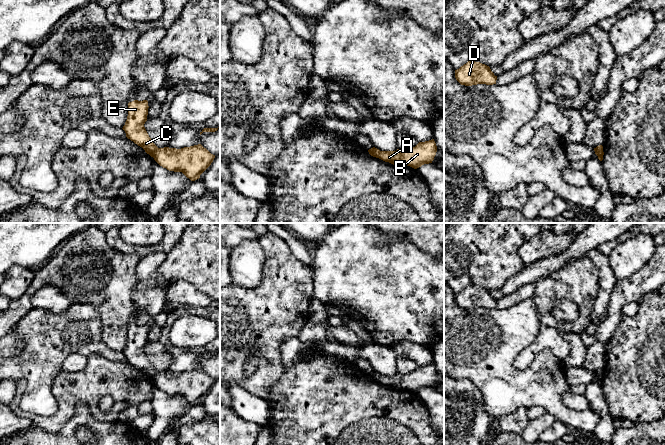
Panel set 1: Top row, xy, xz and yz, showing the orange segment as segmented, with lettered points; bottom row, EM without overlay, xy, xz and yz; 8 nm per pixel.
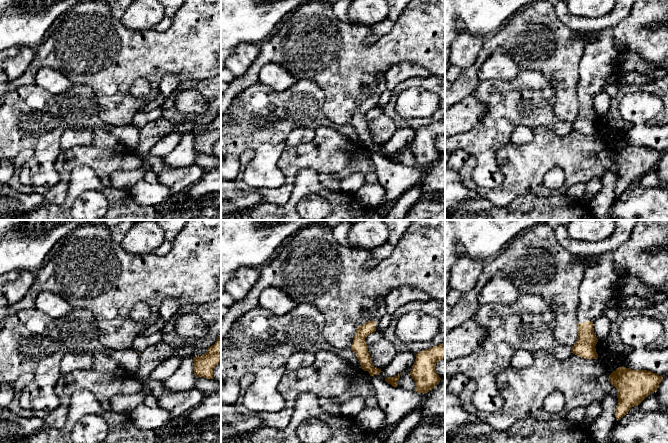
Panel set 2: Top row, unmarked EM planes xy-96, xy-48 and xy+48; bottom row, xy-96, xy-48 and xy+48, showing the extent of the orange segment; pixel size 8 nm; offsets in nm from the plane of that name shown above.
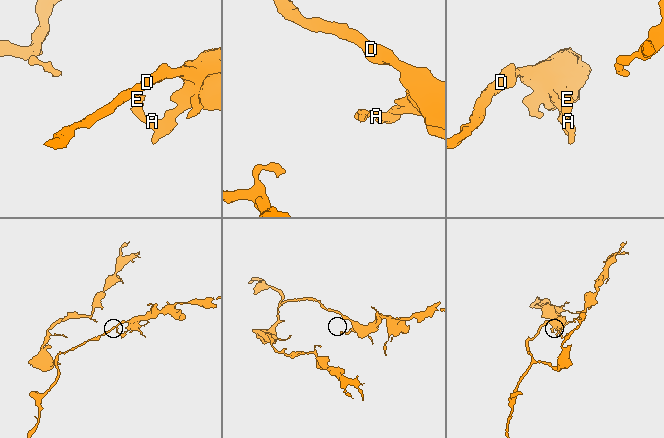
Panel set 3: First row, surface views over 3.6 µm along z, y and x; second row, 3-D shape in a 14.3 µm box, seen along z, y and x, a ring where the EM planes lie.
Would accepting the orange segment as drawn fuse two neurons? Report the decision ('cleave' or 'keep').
cleave

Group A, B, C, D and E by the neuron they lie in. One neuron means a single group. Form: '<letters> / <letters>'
A B D / C E

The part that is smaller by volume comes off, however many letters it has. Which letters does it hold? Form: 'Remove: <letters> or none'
Remove: C, E

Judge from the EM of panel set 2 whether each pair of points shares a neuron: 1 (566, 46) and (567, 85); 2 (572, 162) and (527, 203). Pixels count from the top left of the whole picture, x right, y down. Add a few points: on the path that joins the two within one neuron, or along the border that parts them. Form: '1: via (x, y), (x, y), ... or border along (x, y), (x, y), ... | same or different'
1: via (566, 56), (566, 75) | same
2: border along (560, 195), (524, 193), (513, 200) | different

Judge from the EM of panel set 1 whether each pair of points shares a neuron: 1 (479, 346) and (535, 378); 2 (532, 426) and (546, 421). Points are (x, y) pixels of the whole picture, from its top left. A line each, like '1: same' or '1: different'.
1: same
2: same

